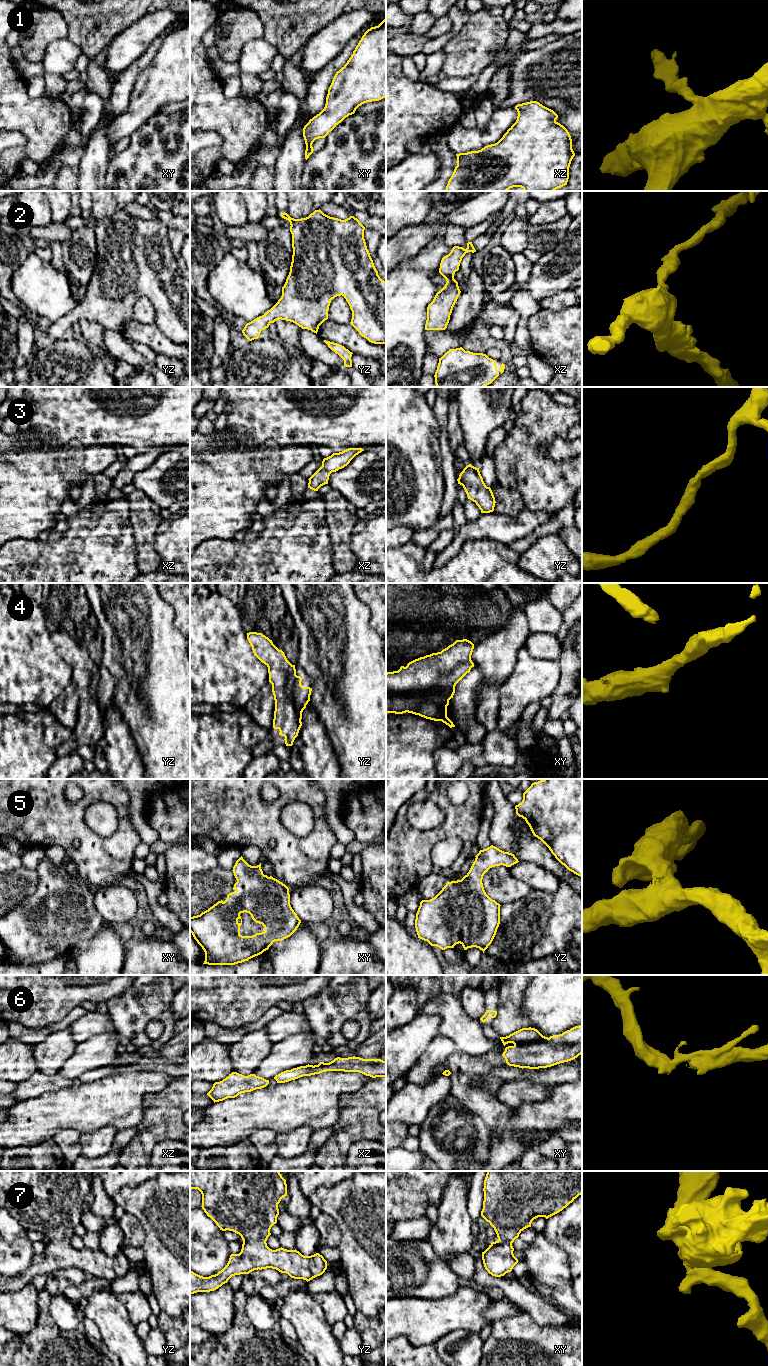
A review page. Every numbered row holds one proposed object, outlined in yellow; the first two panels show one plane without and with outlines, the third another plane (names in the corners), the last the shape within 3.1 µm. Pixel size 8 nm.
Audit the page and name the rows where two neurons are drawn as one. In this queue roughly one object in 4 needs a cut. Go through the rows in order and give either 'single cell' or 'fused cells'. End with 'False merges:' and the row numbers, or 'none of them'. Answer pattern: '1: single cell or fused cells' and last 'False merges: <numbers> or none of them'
1: single cell
2: single cell
3: single cell
4: single cell
5: single cell
6: fused cells
7: single cell
False merges: 6

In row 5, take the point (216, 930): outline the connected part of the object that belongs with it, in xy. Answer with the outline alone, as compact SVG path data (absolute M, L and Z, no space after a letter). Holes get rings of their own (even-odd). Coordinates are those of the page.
M241 856L233 867L237 880L233 892L223 902L218 901L200 915L190 917L190 932L205 952L208 965L235 965L248 961L268 950L275 941L290 937L299 927L301 920L290 905L289 888L279 880L263 874L261 863L249 865ZM241 913L249 913L252 919L264 926L264 932L242 936Z

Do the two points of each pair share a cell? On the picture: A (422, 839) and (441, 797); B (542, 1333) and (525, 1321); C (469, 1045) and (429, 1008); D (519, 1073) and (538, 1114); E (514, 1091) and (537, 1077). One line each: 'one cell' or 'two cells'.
A: one cell
B: one cell
C: one cell
D: two cells
E: two cells

